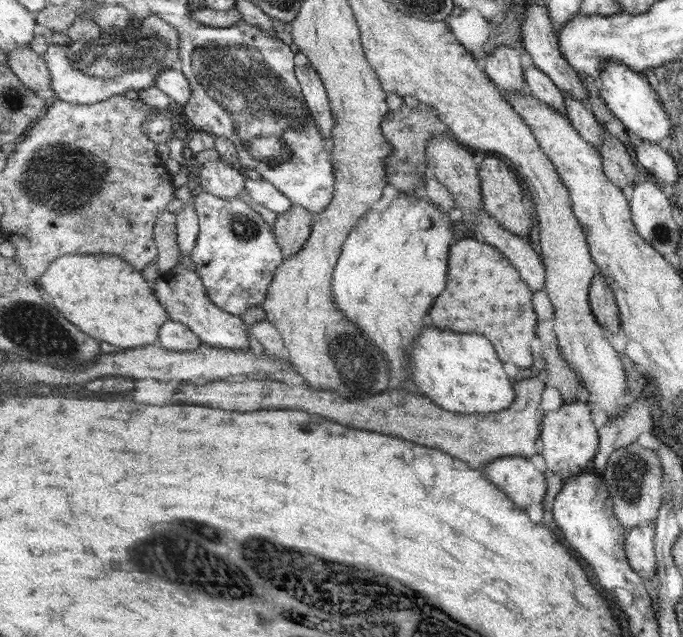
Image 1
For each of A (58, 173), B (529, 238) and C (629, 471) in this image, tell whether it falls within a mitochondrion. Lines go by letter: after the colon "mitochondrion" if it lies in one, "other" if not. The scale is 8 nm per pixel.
A: mitochondrion
B: other
C: mitochondrion

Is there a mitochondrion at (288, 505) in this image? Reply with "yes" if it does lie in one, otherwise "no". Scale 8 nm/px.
no

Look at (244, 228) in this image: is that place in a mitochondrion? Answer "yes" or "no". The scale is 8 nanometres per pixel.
yes

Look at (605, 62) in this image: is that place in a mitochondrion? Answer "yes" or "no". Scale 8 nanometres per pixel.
no

